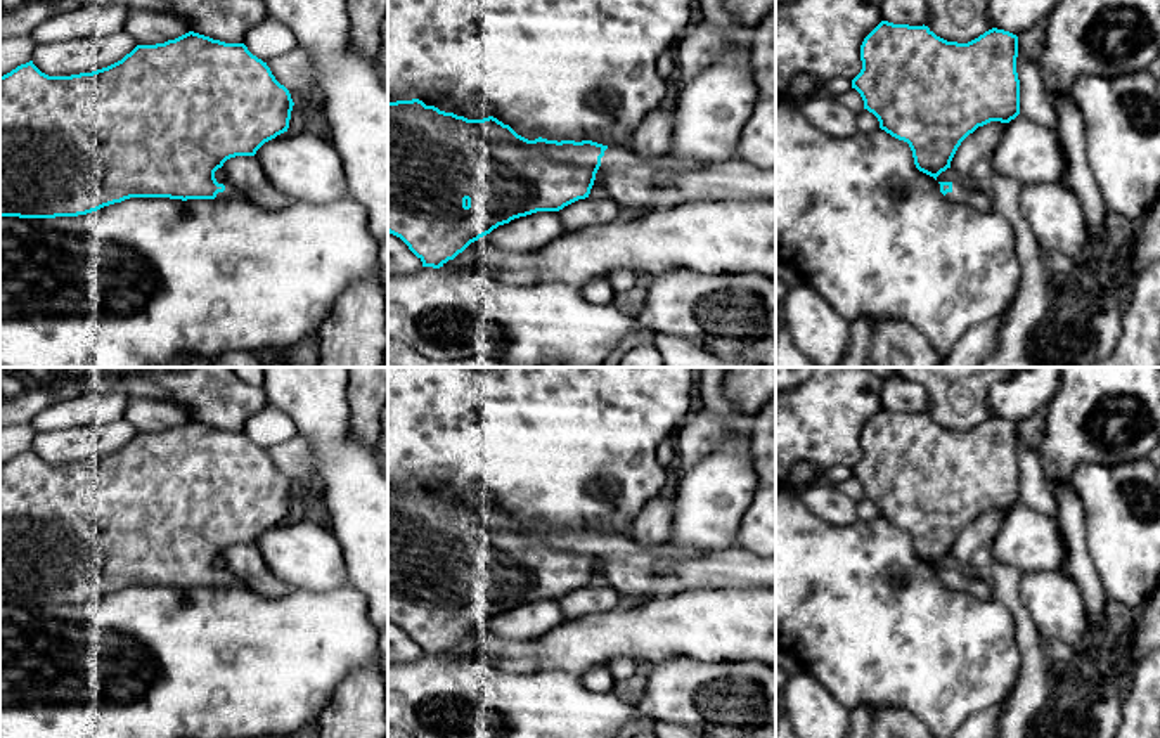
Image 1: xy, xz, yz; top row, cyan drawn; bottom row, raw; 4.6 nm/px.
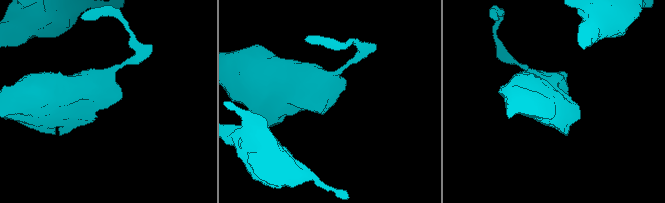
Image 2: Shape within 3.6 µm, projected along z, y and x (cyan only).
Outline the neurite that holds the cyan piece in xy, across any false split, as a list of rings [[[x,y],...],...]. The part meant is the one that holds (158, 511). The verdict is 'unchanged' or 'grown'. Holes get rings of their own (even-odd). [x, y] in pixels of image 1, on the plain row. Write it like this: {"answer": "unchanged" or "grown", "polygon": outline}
{"answer": "grown", "polygon": [[[194,419],[164,431],[137,433],[121,449],[92,461],[48,464],[29,449],[0,464],[0,605],[78,605],[130,586],[170,586],[187,589],[242,584],[235,575],[218,572],[215,560],[230,546],[255,544],[265,530],[287,520],[293,494],[294,490],[289,478],[275,468],[267,450],[253,443],[244,431],[225,431]]]}

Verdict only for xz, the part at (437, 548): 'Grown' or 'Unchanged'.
Grown

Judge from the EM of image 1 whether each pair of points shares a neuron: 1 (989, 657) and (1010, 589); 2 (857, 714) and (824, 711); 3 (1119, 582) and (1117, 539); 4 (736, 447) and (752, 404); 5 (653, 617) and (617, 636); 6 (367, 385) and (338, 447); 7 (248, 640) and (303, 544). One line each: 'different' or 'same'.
1: different
2: different
3: same
4: different
5: same
6: different
7: different

